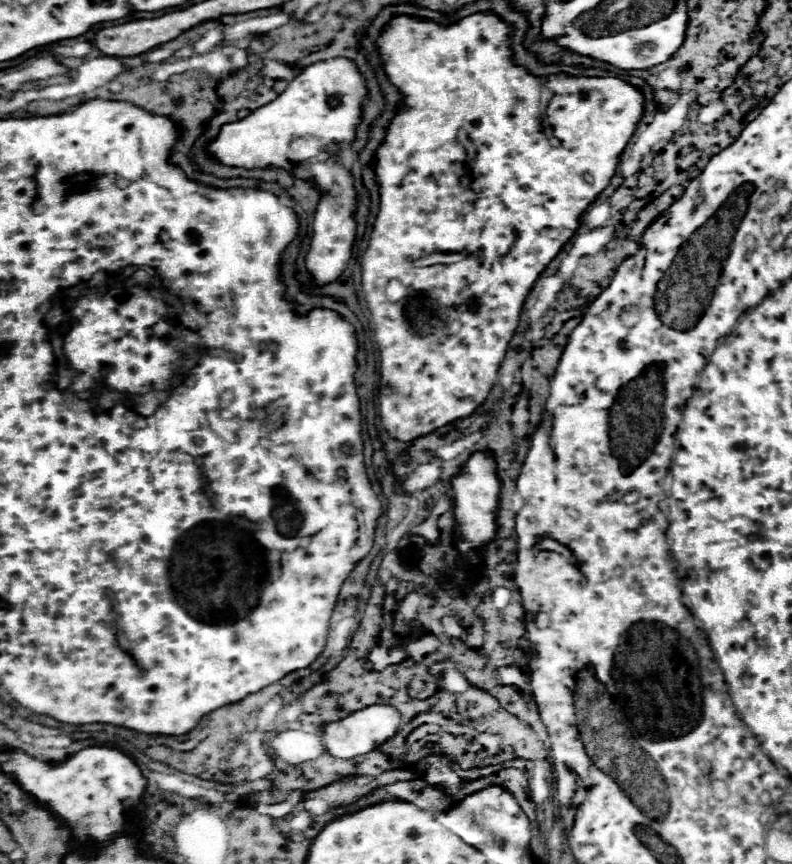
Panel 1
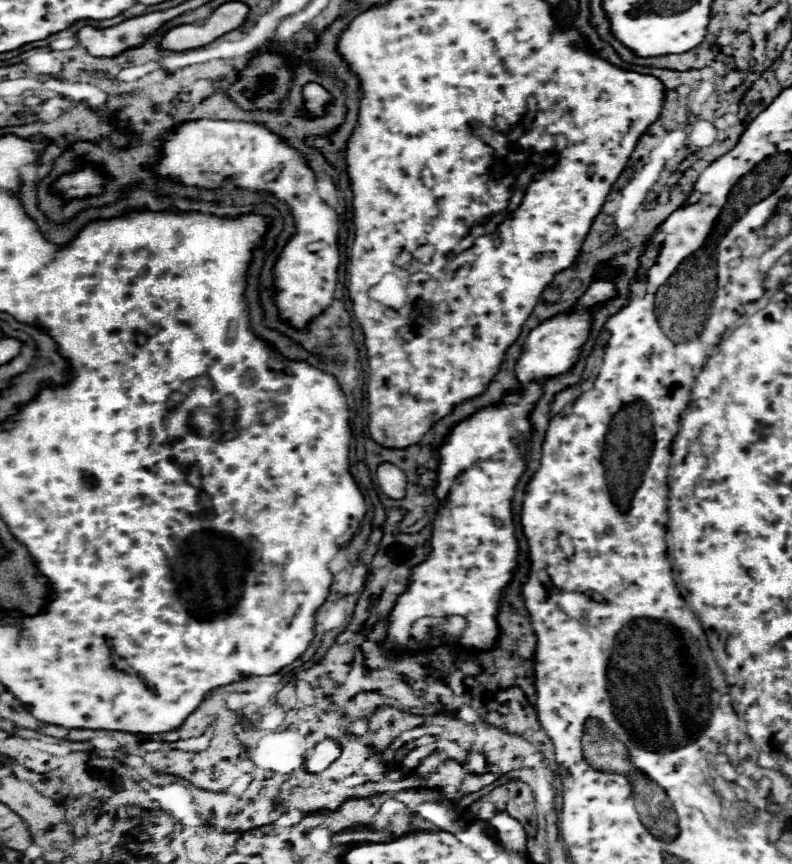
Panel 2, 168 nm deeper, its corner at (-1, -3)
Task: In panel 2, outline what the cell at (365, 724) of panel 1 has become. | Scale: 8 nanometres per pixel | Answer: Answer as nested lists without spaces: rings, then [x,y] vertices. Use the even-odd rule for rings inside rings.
[[[324,739],[320,741],[312,753],[308,755],[306,759],[306,769],[312,771],[312,773],[320,773],[324,771],[328,765],[332,765],[342,753],[342,747],[340,747],[340,741],[338,739]]]

